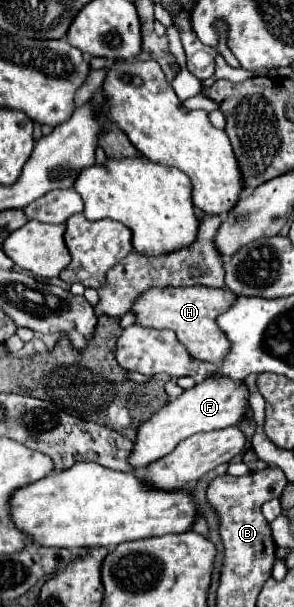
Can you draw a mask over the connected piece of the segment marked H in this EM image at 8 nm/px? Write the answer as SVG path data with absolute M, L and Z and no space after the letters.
M150 288L146 290L136 304L132 304L132 312L136 316L138 326L156 328L156 330L174 330L180 344L190 352L192 358L202 362L218 364L224 360L226 352L230 350L230 342L218 330L216 316L226 312L230 304L234 304L234 294L230 290L216 290L216 288Z

